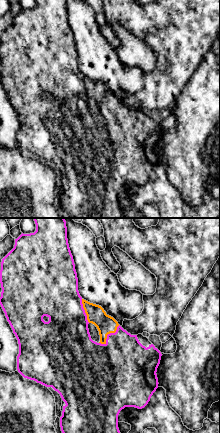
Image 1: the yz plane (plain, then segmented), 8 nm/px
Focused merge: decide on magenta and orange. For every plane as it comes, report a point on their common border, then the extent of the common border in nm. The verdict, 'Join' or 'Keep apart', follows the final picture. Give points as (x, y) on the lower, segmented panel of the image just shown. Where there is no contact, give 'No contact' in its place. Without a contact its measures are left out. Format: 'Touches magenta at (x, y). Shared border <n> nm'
Touches magenta at (107, 335). Shared border 220 nm

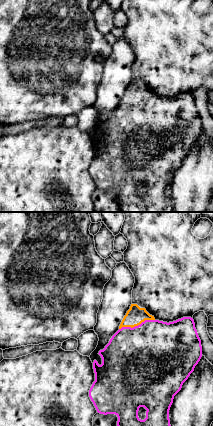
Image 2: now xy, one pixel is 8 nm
Touches magenta at (136, 326). Shared border 300 nm

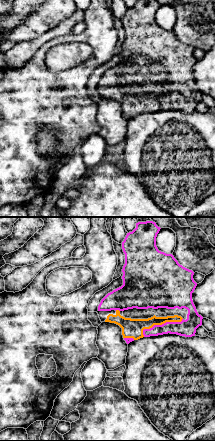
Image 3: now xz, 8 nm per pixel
Touches magenta at (162, 324). Shared border 360 nm

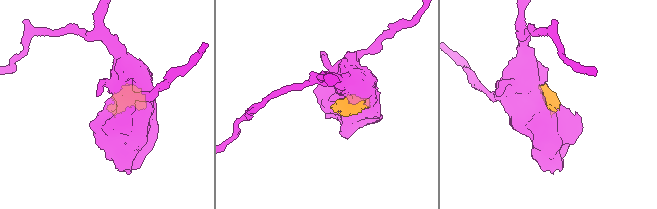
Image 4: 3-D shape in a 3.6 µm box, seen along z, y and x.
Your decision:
Join

